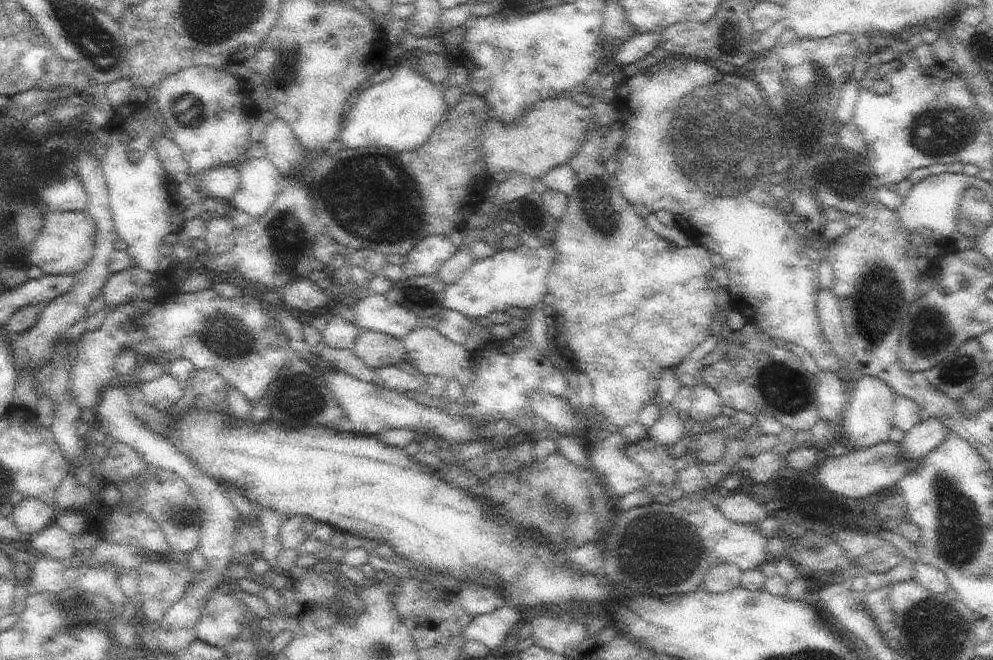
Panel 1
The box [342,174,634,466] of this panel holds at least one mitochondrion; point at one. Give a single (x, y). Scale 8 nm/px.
(602, 216)

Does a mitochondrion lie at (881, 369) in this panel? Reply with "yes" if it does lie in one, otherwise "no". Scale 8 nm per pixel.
no

